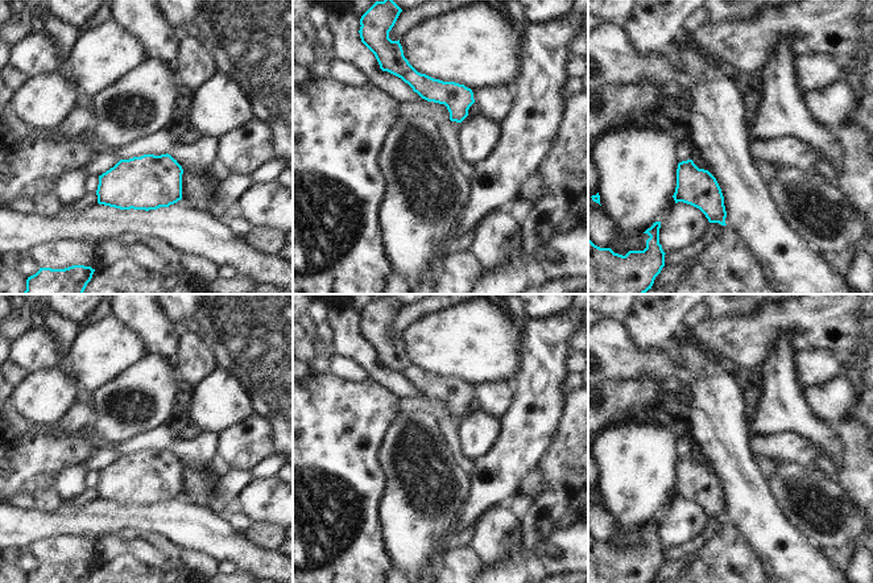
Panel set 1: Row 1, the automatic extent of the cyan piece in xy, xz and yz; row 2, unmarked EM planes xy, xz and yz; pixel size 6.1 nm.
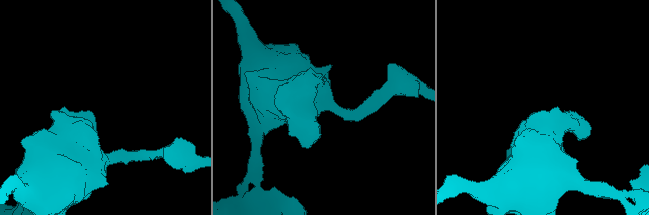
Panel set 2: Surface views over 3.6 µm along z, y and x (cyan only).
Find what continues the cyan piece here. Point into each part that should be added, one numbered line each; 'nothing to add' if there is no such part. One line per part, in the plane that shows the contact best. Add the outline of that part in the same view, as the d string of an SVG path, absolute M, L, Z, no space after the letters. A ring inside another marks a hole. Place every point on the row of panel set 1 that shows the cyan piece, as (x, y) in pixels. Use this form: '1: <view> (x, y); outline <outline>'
nothing to add

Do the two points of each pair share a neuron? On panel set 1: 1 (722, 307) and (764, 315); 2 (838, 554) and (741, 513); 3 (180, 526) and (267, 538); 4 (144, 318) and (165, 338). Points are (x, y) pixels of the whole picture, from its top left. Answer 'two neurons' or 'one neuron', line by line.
1: two neurons
2: two neurons
3: two neurons
4: one neuron

